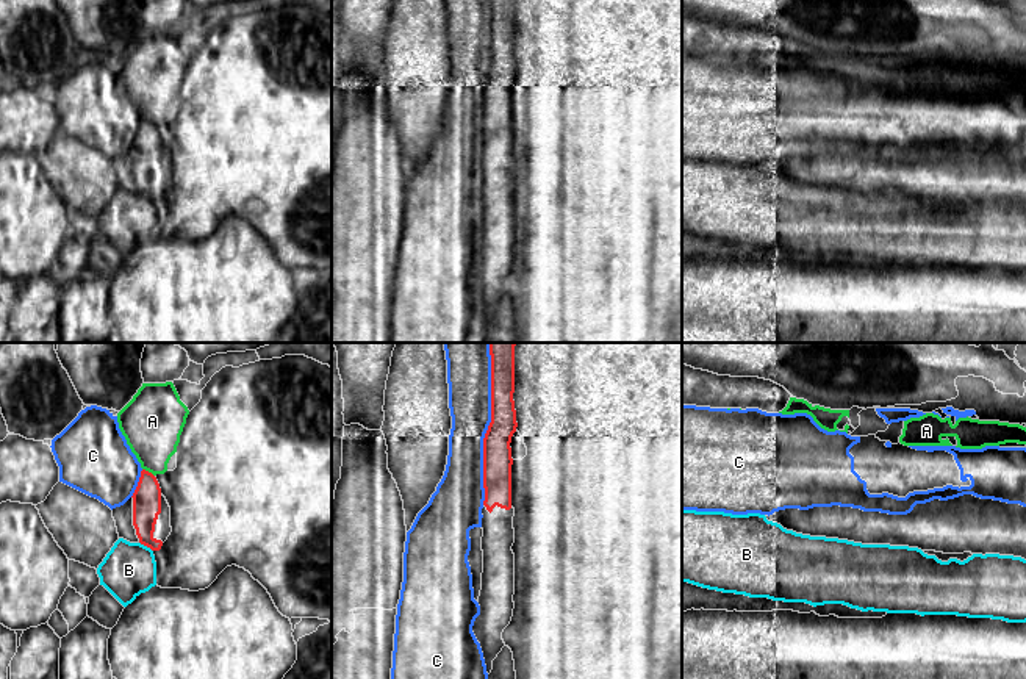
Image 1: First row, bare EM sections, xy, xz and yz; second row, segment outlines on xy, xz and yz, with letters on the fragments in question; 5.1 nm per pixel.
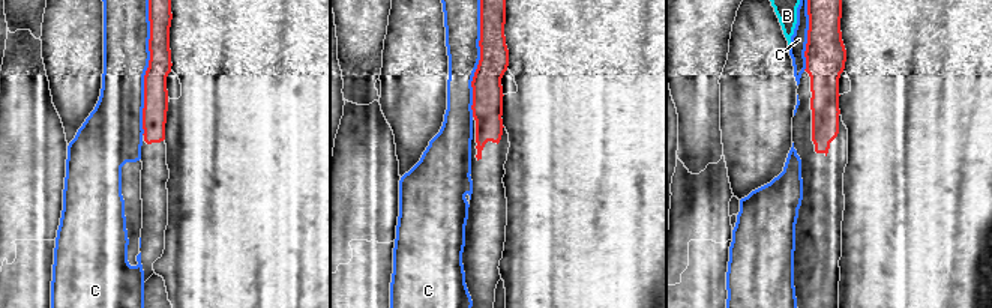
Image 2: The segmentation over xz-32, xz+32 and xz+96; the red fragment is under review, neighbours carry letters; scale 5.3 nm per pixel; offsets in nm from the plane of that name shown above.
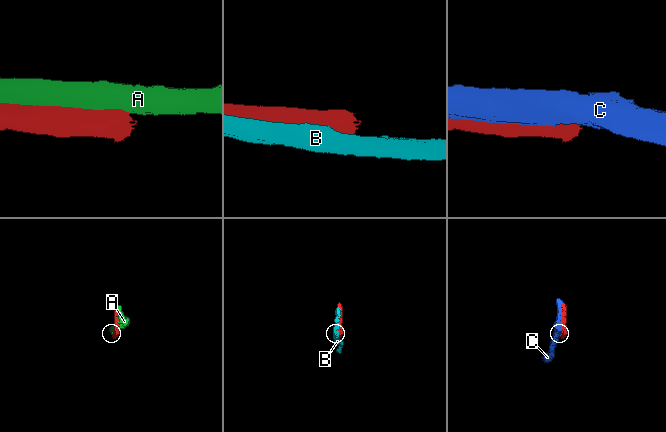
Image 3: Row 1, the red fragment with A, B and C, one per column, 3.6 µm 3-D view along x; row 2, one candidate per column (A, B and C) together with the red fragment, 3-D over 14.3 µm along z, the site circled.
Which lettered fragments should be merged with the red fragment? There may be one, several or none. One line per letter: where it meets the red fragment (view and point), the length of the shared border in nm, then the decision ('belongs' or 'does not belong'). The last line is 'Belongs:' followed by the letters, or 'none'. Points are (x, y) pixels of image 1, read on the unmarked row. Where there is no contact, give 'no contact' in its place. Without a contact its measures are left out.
A: meets red in xy at (147, 121); contact 80 nm long; does not belong
B: meets red in xy at (146, 194); contact 90 nm long; does not belong
C: meets red in xz at (488, 77); contact 800 nm long; does not belong
Belongs: none

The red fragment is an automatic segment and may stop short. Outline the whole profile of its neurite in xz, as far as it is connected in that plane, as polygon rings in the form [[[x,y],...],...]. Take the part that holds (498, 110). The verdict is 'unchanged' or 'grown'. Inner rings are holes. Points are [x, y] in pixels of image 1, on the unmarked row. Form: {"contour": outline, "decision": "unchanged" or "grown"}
{"contour": [[[490,0],[491,5],[491,72],[483,88],[482,200],[483,222],[479,246],[480,264],[472,282],[480,293],[486,322],[505,296],[504,278],[513,266],[515,192],[511,156],[511,86],[516,81],[515,0]]], "decision": "grown"}

